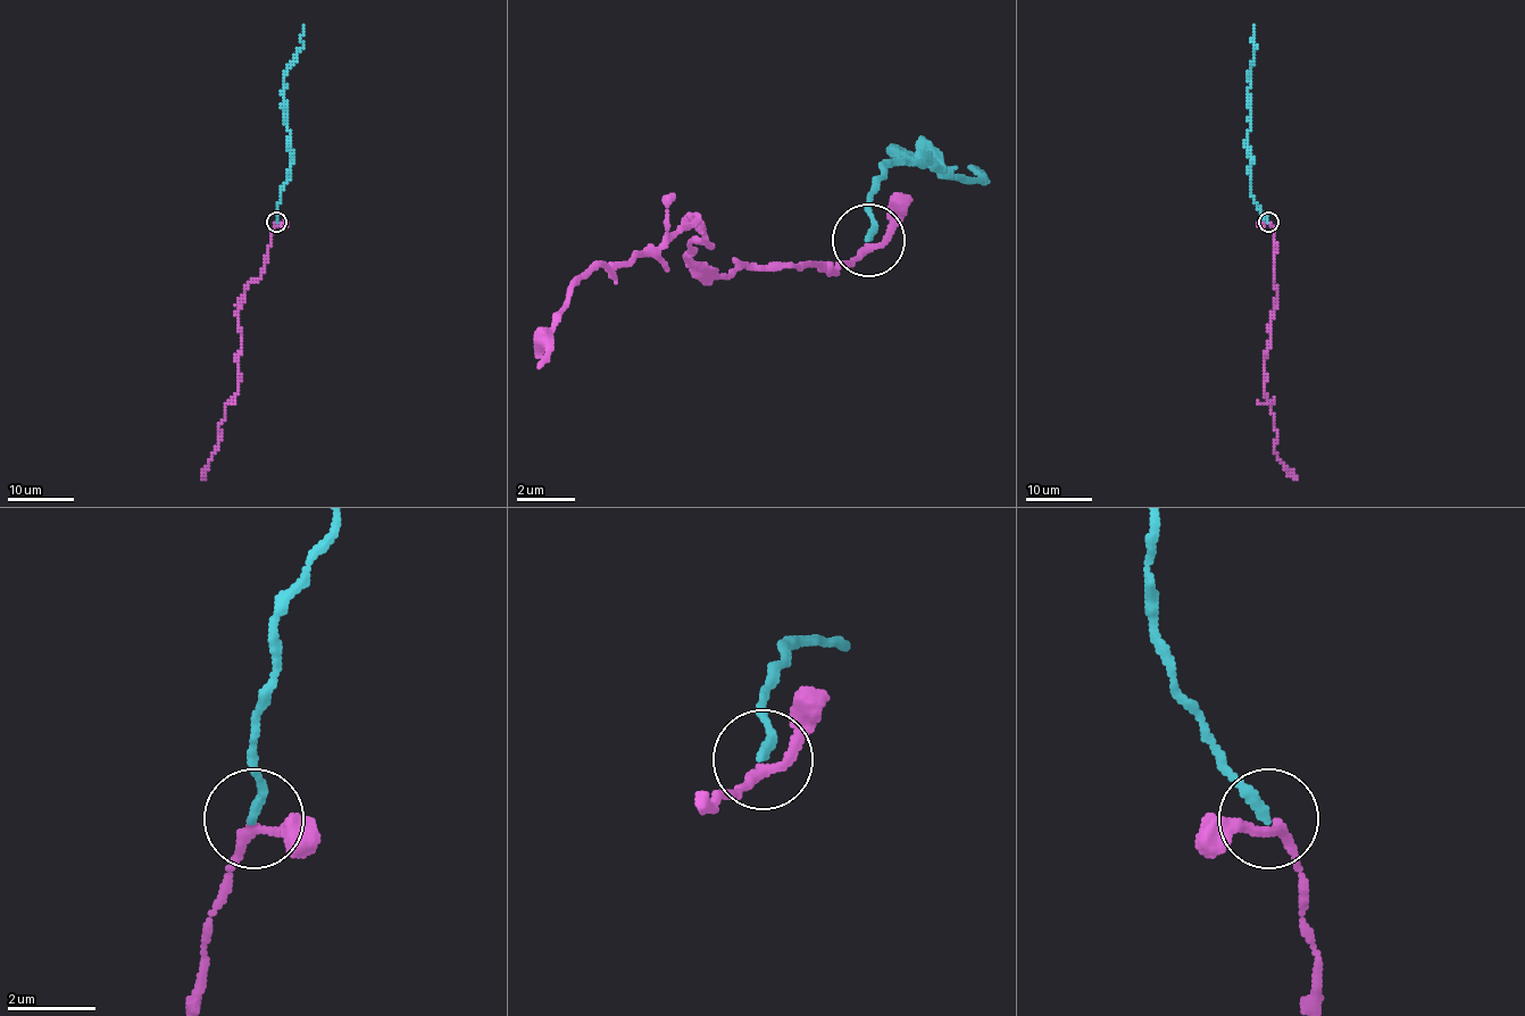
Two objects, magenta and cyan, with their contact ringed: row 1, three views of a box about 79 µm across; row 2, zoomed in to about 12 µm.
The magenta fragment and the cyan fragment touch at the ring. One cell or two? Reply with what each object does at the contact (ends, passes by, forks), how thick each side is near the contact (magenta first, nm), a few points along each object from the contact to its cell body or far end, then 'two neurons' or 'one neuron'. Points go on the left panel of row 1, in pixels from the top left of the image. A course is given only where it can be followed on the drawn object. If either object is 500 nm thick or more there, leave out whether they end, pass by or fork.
magenta passes by | cyan ends | 200/220 nm | magenta via (276, 222), (261, 276), (246, 289), (236, 313), (242, 336), (239, 390), (225, 406), (218, 442), (202, 480) | cyan via (276, 222), (280, 193), (293, 159), (284, 119), (286, 101), (281, 93), (283, 75), (302, 46), (302, 26) | one neuron

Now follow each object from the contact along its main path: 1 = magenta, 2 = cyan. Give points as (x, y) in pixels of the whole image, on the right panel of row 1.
1: (1269, 222), (1274, 236), (1276, 304), (1263, 360), (1263, 390), (1272, 406), (1274, 450), (1298, 480)
2: (1268, 222), (1251, 193), (1251, 149), (1244, 141), (1250, 119), (1248, 93), (1255, 26)

